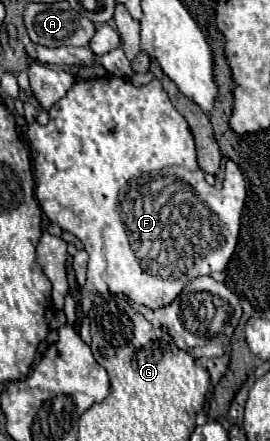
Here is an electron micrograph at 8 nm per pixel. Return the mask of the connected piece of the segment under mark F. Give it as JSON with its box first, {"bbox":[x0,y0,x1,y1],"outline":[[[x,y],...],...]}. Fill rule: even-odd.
{"bbox":[27,75,247,309],"outline":[[[113,75],[101,77],[101,79],[75,77],[75,83],[65,93],[65,97],[61,97],[49,109],[49,123],[45,127],[41,127],[37,123],[29,125],[27,139],[29,139],[31,147],[37,151],[37,157],[33,161],[33,167],[35,167],[35,197],[41,205],[41,211],[45,213],[45,217],[51,223],[57,223],[63,231],[73,233],[85,245],[85,251],[89,253],[87,285],[85,287],[89,291],[123,293],[139,305],[145,305],[149,309],[159,309],[159,307],[169,305],[191,279],[195,279],[199,275],[209,275],[213,271],[223,271],[227,267],[227,263],[229,263],[229,259],[235,251],[235,245],[237,245],[241,211],[243,211],[245,195],[247,195],[245,193],[245,179],[243,179],[239,167],[233,161],[229,161],[223,189],[217,189],[217,187],[213,187],[205,181],[205,173],[201,171],[201,167],[197,165],[197,159],[195,159],[195,145],[193,145],[193,135],[189,131],[189,125],[183,119],[183,115],[173,107],[173,103],[169,101],[167,93],[163,91],[163,87],[157,79],[153,79],[151,83],[147,83],[143,87],[133,87],[131,81],[125,79],[125,77],[113,77]]]}

